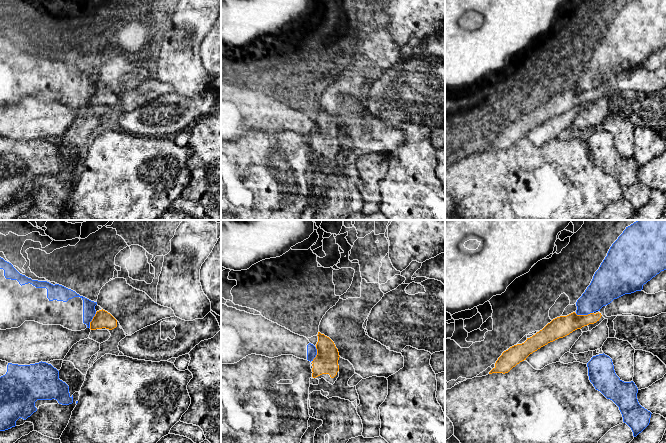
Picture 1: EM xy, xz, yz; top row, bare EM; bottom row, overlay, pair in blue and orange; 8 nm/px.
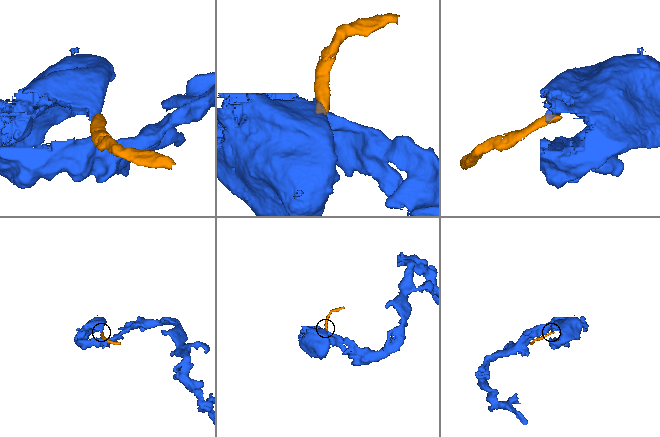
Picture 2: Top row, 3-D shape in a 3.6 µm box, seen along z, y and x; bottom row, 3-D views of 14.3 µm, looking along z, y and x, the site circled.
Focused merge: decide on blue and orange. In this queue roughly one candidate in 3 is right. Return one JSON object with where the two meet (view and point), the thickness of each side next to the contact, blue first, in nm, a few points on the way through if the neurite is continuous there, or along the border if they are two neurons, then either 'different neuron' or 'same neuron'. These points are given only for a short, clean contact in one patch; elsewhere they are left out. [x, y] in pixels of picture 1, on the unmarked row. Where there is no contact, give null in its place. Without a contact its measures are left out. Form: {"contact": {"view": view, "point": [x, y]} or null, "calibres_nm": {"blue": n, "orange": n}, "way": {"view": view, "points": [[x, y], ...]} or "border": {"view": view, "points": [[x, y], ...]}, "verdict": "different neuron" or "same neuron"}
{"contact": {"view": "yz", "point": [583, 90]}, "calibres_nm": {"blue": 220, "orange": 160}, "border": {"view": "yz", "points": [[592, 88], [587, 90], [575, 89]]}, "verdict": "different neuron"}

